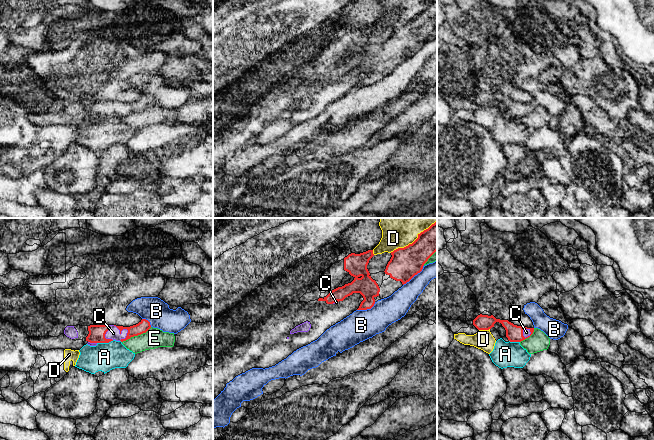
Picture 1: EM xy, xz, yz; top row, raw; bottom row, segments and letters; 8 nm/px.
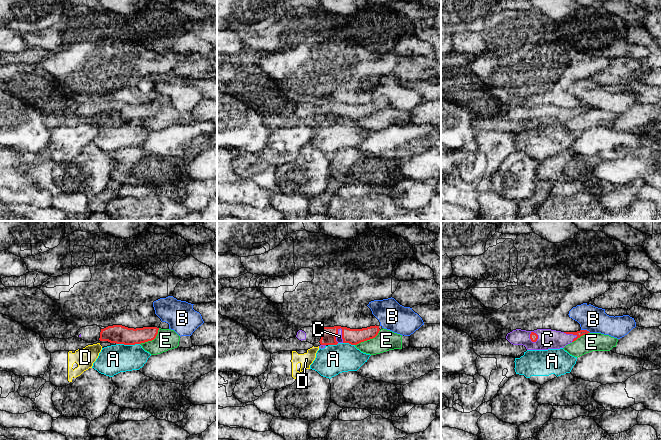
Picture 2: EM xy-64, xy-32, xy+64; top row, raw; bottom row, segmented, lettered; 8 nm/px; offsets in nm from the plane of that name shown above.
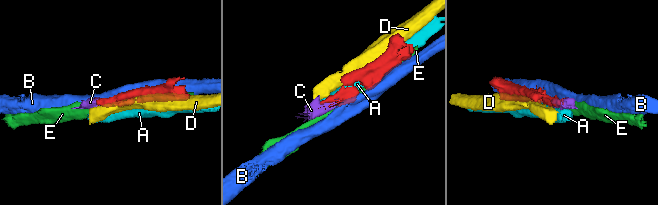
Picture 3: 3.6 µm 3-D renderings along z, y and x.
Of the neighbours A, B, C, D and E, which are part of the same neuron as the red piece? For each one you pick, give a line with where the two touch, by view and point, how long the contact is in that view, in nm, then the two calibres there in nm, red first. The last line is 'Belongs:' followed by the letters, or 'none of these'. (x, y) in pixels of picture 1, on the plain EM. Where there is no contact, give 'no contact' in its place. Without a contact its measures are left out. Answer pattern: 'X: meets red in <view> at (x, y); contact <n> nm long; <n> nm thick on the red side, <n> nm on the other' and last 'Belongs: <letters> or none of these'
C: meets red in xy at (125, 104); contact 150 nm long; 100 nm thick on the red side, 100 nm on the other
Belongs: C

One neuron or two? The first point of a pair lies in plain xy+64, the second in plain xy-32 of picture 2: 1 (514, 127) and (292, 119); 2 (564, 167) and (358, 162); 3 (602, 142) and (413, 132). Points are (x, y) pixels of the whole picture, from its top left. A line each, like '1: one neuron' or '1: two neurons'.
1: one neuron
2: one neuron
3: one neuron

